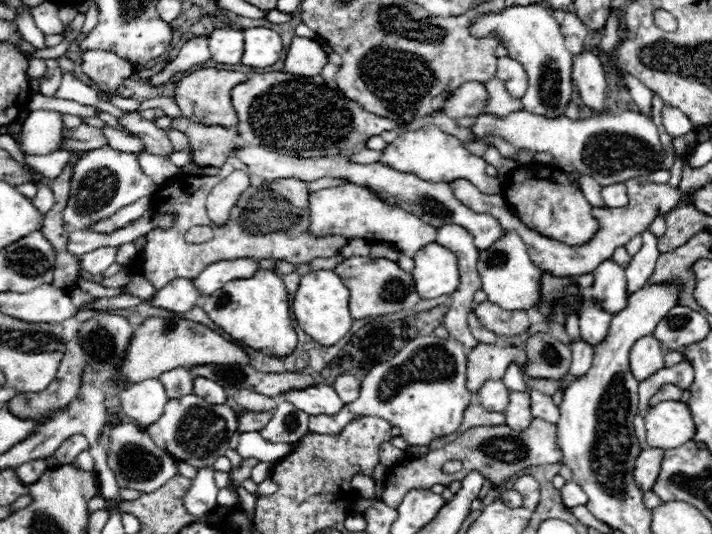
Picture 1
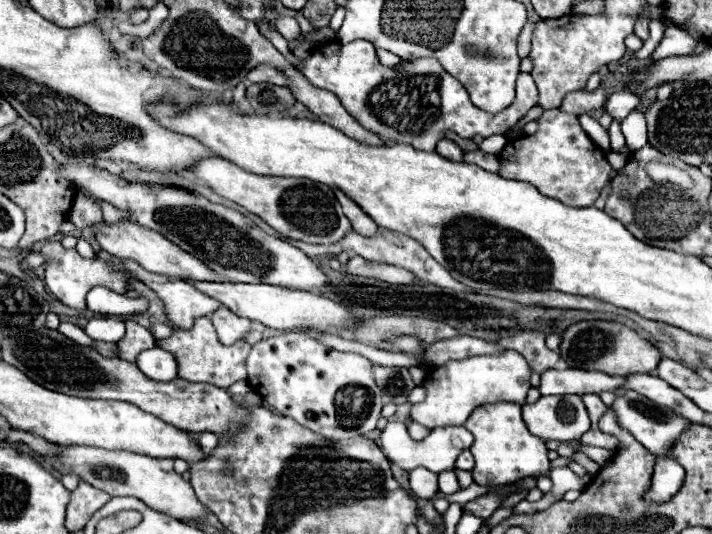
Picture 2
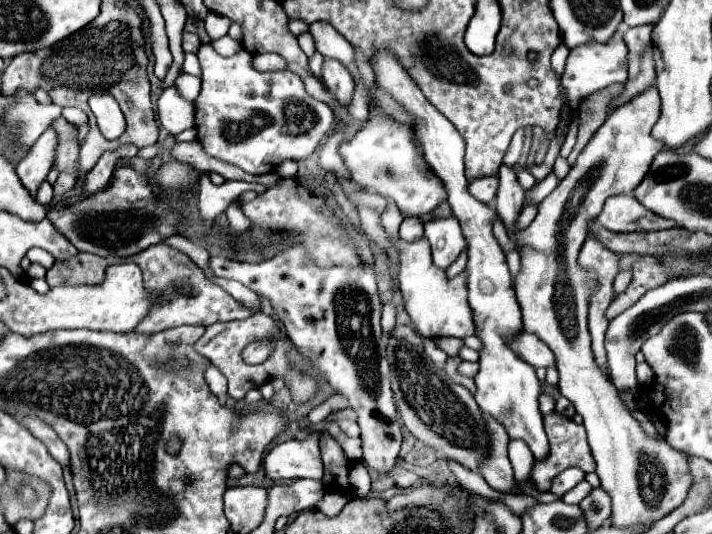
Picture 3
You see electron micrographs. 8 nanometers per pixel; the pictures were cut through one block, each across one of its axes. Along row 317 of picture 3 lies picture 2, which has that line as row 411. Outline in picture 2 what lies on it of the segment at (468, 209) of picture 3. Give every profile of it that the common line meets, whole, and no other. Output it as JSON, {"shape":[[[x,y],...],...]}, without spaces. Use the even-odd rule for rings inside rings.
{"shape":[[[492,402],[478,406],[464,424],[474,434],[474,444],[470,452],[476,458],[472,470],[474,482],[480,486],[502,486],[522,480],[522,476],[540,476],[550,470],[548,448],[544,440],[530,434],[522,420],[520,404],[512,402]]]}

